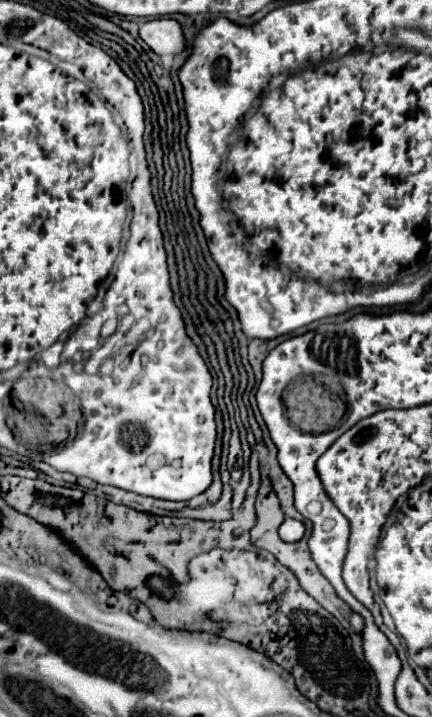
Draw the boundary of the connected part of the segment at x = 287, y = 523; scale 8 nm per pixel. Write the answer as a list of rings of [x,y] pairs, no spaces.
[[[286,518],[286,520],[282,522],[278,534],[280,534],[280,538],[282,538],[284,542],[298,542],[298,540],[302,540],[304,532],[306,532],[306,528],[304,528],[302,522],[292,520],[292,518]]]

